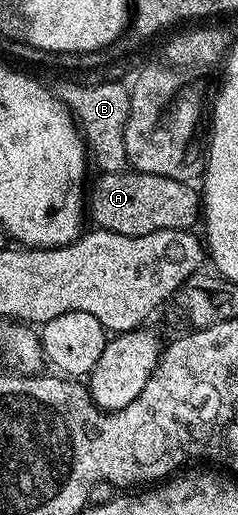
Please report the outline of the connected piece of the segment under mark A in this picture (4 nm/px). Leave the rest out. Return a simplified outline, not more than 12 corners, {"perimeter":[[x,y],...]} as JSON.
{"perimeter":[[129,169],[100,174],[98,228],[138,237],[192,230],[190,182]]}

